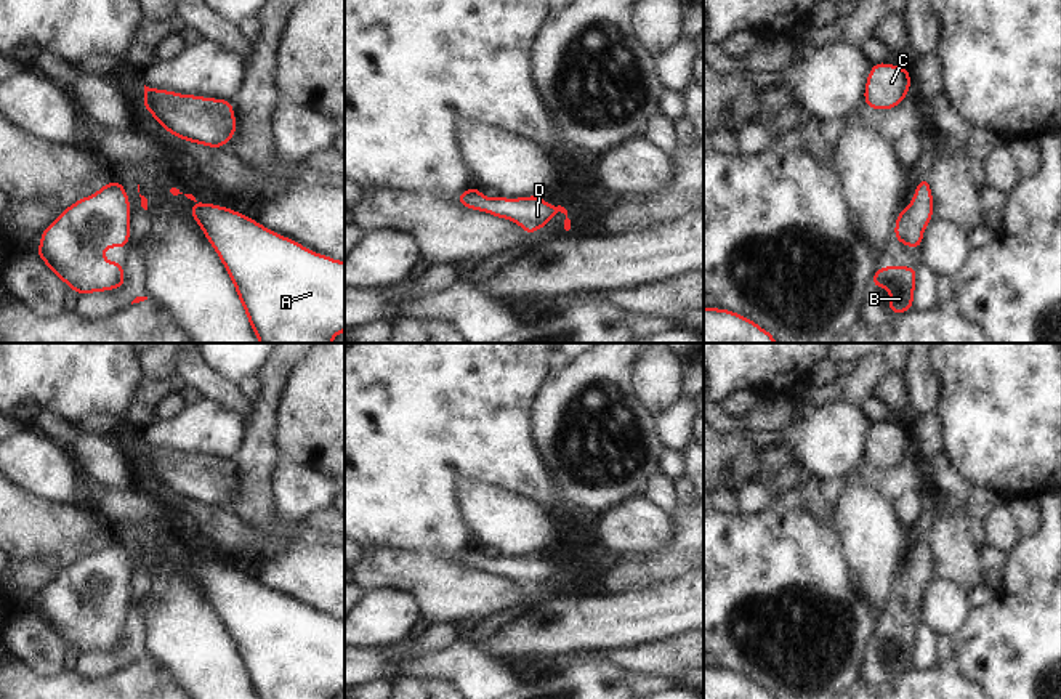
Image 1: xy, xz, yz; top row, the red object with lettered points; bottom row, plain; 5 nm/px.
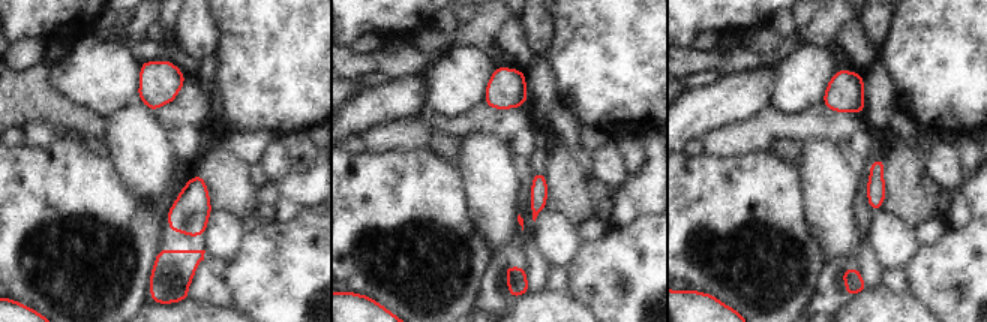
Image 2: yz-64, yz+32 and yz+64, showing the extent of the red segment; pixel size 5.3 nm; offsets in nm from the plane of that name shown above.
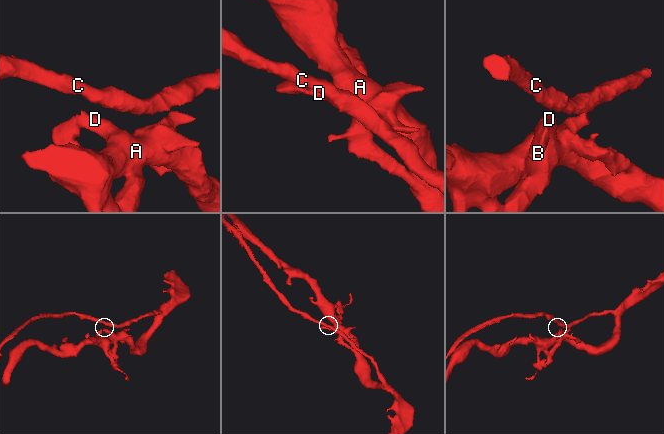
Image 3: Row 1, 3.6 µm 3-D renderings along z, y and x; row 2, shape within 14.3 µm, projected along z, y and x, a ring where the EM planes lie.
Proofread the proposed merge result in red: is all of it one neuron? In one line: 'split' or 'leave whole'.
leave whole

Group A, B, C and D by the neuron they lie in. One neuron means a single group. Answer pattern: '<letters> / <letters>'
A B C D

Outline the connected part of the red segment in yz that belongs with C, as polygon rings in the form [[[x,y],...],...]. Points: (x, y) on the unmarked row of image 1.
[[[873,422],[865,439],[864,463],[886,470],[902,463],[910,451],[910,430],[890,422]]]

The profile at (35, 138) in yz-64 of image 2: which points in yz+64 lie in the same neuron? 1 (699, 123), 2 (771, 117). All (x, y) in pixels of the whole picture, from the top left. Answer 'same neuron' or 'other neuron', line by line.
1: other neuron
2: same neuron

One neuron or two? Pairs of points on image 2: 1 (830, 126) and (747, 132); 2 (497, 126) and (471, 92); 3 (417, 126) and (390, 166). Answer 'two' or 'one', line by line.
1: one
2: two
3: two

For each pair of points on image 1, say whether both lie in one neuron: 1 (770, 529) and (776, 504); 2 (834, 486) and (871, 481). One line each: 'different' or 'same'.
1: different
2: same

